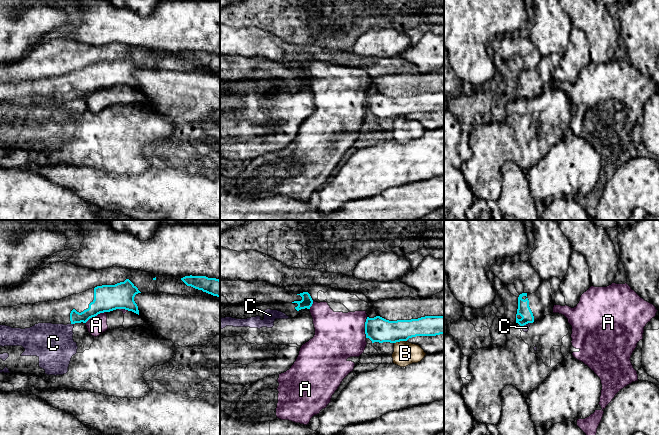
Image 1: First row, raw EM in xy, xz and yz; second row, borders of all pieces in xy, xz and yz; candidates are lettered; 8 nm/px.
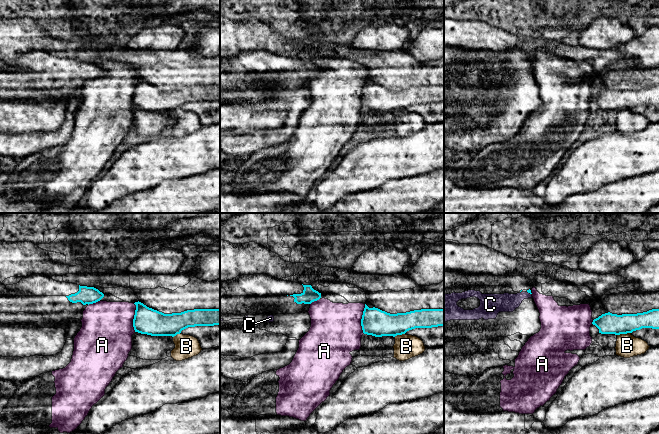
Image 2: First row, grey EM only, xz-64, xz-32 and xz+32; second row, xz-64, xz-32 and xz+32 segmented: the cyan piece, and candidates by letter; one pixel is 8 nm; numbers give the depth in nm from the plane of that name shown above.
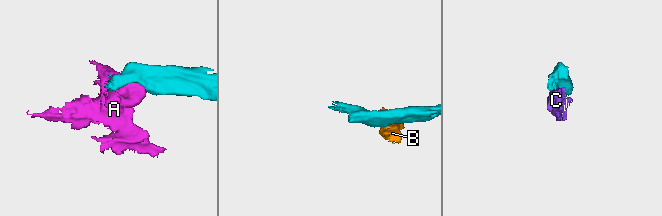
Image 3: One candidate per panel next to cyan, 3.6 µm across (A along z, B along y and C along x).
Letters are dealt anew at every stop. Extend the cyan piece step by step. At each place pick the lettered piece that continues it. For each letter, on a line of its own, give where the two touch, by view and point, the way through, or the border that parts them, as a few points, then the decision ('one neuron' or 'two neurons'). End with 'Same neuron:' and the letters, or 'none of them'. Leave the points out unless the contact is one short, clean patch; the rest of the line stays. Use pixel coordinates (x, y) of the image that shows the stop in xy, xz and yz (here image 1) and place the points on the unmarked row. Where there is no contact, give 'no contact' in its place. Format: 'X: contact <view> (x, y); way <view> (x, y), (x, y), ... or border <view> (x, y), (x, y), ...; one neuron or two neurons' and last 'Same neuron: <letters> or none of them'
A: contact xy (95, 91); two neurons
B: contact xz (400, 116); border xz (406, 116), (394, 119); two neurons
C: contact xy (72, 99); border xy (71, 99), (73, 100); two neurons
Same neuron: none of them

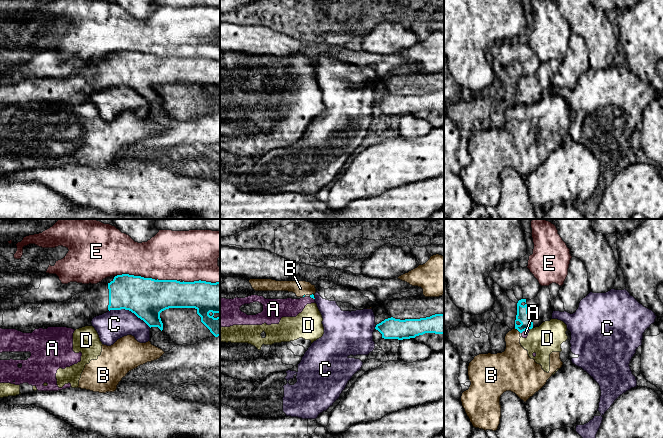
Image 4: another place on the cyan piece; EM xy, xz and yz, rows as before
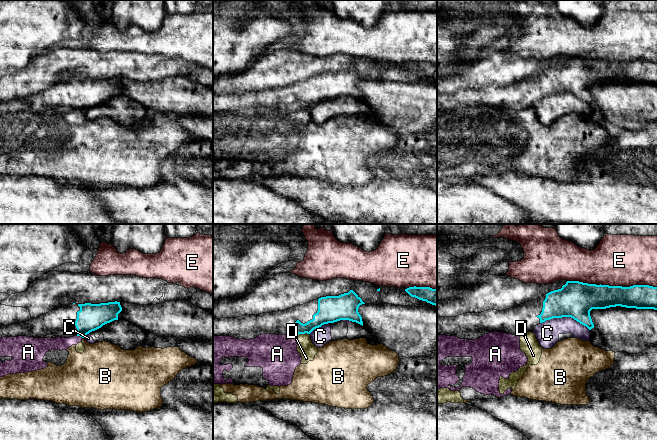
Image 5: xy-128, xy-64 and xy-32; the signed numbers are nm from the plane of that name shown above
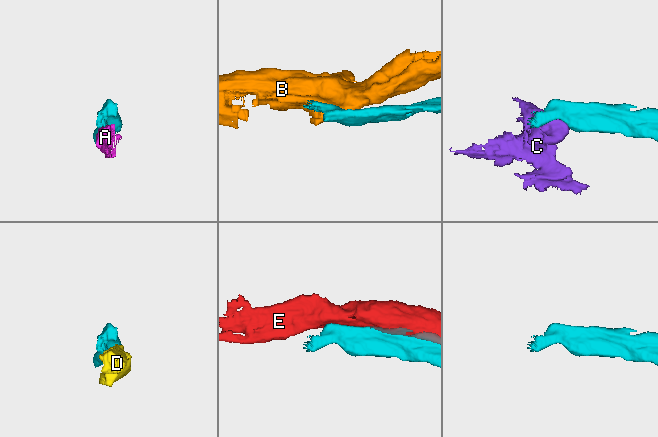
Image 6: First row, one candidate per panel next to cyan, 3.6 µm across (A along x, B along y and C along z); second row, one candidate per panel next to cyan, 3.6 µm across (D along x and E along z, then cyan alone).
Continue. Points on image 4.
A: contact yz (525, 105); border yz (529, 104), (521, 108); two neurons
B: contact yz (517, 105); border yz (514, 104), (520, 108); two neurons
C: contact xy (130, 86); two neurons
D: contact yz (531, 104); border yz (532, 103), (530, 105); two neurons
E: contact xy (135, 52); two neurons
Same neuron: none of them

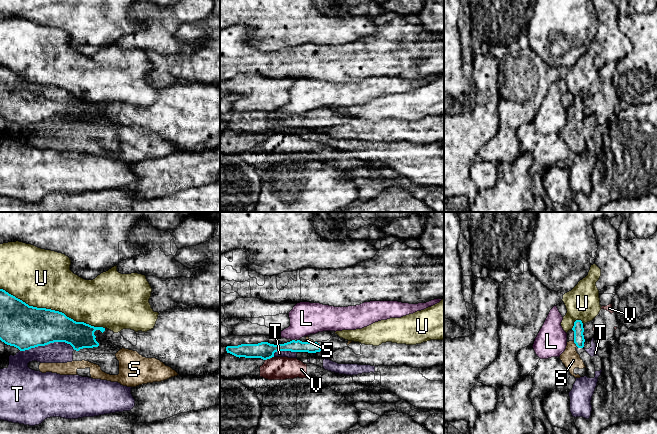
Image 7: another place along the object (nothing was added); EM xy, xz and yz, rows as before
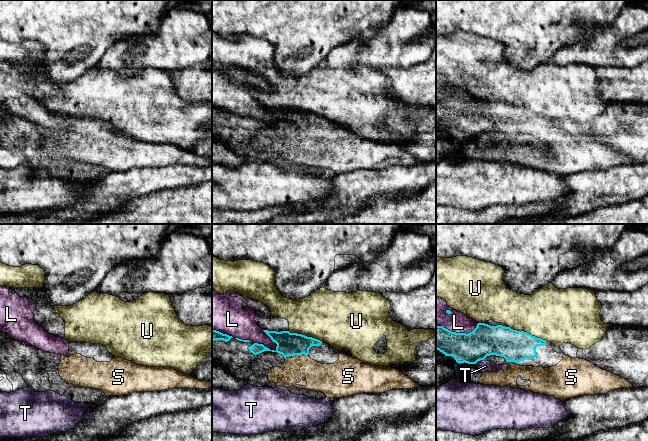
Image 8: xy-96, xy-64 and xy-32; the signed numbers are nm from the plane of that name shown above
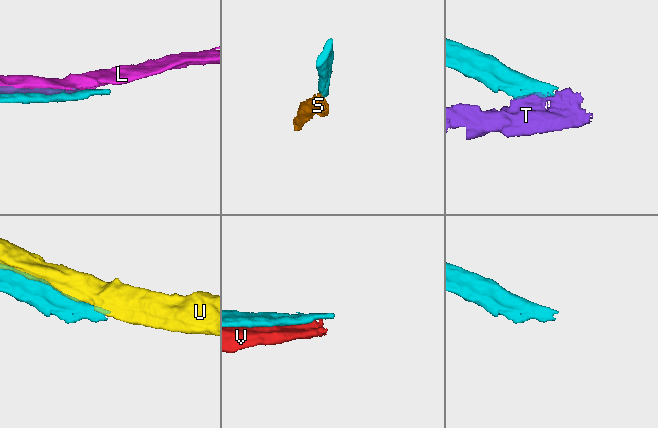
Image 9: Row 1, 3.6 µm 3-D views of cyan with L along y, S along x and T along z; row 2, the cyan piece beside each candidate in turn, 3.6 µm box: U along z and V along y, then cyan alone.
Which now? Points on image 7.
L: contact xz (293, 116); two neurons
S: contact yz (575, 119); way yz (578, 105), (575, 119), (571, 123), (570, 134); one neuron
T: contact xy (47, 120); border xy (74, 125), (64, 118), (50, 118), (20, 127); two neurons
U: contact xy (52, 86); two neurons
V: contact xz (269, 134); two neurons
Same neuron: S

